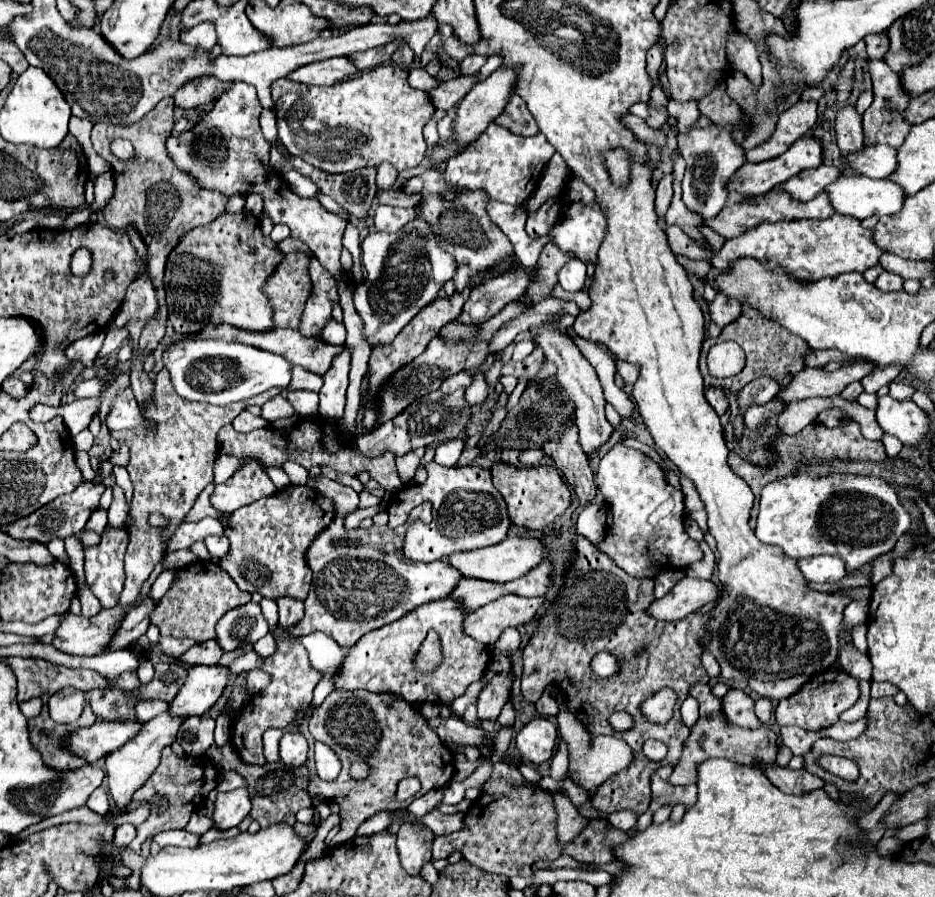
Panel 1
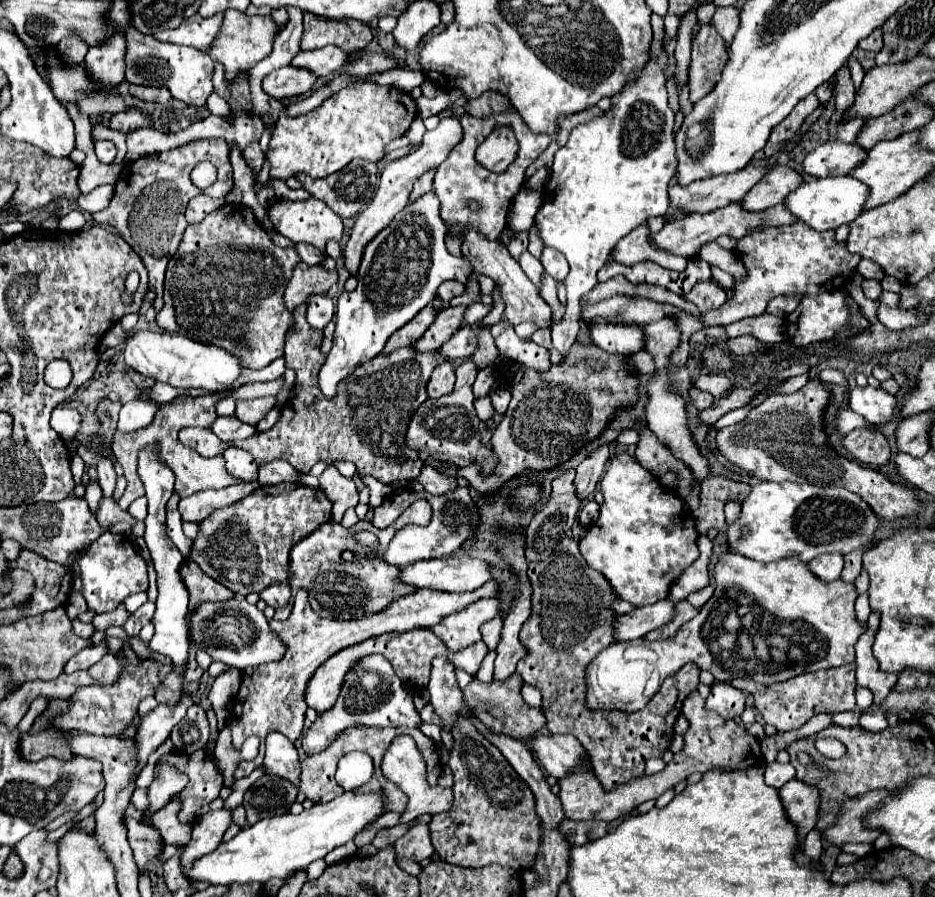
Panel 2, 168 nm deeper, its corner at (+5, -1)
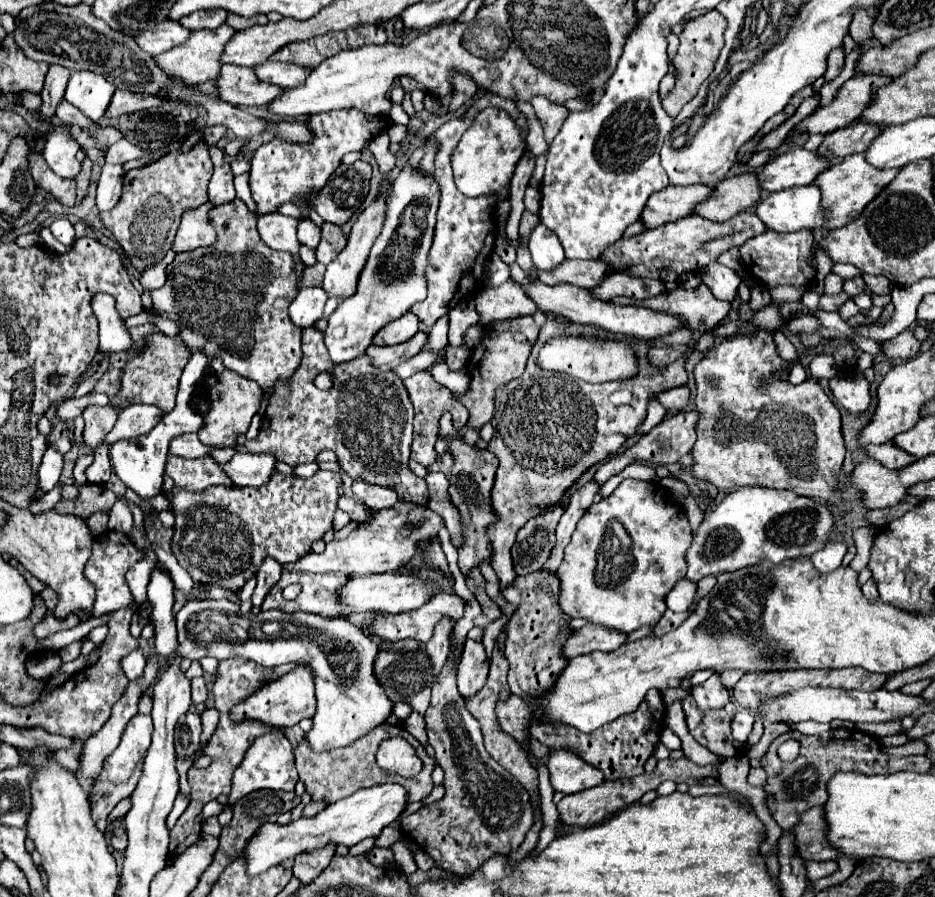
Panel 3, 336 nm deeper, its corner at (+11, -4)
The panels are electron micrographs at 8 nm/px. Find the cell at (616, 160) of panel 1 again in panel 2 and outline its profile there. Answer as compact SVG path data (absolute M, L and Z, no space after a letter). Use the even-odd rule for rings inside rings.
M662 37L662 49L658 57L648 57L640 71L636 71L634 81L626 83L620 93L612 97L612 107L602 115L584 125L576 125L570 131L568 143L564 149L558 149L554 155L552 175L548 179L544 191L544 203L536 213L536 225L540 229L540 237L544 245L556 247L568 259L570 273L564 279L568 301L562 321L552 329L552 347L562 355L568 353L570 345L576 341L580 329L580 299L592 291L598 283L596 273L604 267L606 257L612 247L626 237L632 229L642 225L648 217L666 215L668 211L668 183L676 175L676 155L674 155L674 111L668 107L666 93L666 55L668 37Z

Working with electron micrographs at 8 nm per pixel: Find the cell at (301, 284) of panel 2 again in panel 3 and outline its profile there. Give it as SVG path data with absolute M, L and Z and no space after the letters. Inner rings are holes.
M314 264L314 266L306 266L302 276L298 278L298 290L300 288L308 288L308 286L322 286L324 280L324 264Z

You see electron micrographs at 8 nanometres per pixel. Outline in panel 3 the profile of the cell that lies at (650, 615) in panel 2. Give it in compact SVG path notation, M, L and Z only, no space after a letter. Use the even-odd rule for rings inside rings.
M588 624L574 632L564 644L564 656L574 658L580 654L590 654L596 650L602 652L614 652L622 644L626 644L628 634L626 632L612 632L612 628L604 628L602 624Z

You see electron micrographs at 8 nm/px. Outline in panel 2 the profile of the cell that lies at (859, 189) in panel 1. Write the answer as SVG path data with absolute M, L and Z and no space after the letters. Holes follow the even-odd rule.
M844 175L844 177L824 177L824 179L806 179L800 187L786 195L784 207L798 219L810 225L816 231L838 229L844 223L854 221L858 213L862 213L862 205L866 201L866 185Z

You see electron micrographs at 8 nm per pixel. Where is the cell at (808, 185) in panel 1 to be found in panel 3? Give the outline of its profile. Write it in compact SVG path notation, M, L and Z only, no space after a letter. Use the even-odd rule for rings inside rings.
M744 172L716 184L714 194L704 204L698 206L698 214L708 220L726 222L728 218L756 206L760 198L762 198L762 188L758 174Z

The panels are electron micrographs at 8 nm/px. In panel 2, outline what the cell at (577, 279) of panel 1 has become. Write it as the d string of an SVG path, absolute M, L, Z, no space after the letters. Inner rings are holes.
M544 247L542 257L540 257L540 263L542 263L544 271L546 271L548 275L552 275L558 283L562 283L562 281L564 281L564 277L566 277L566 273L570 271L566 257L564 257L558 249Z

